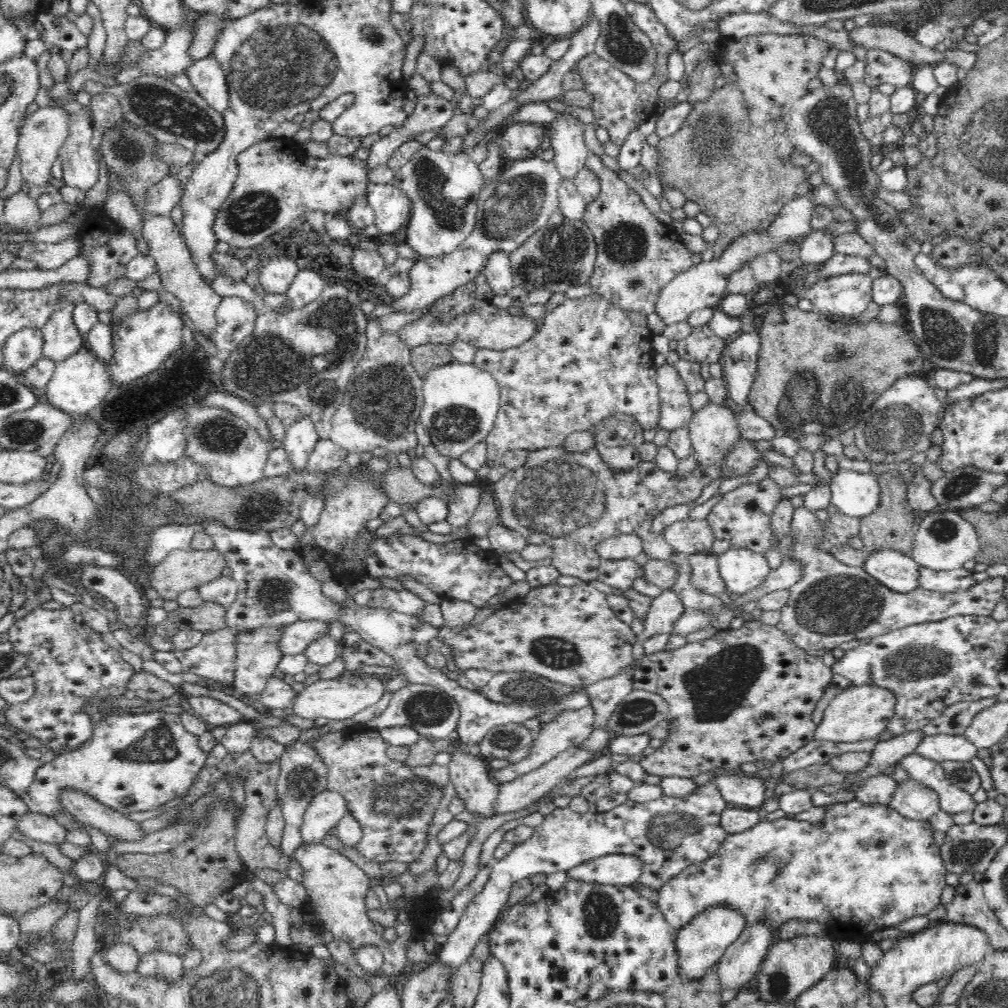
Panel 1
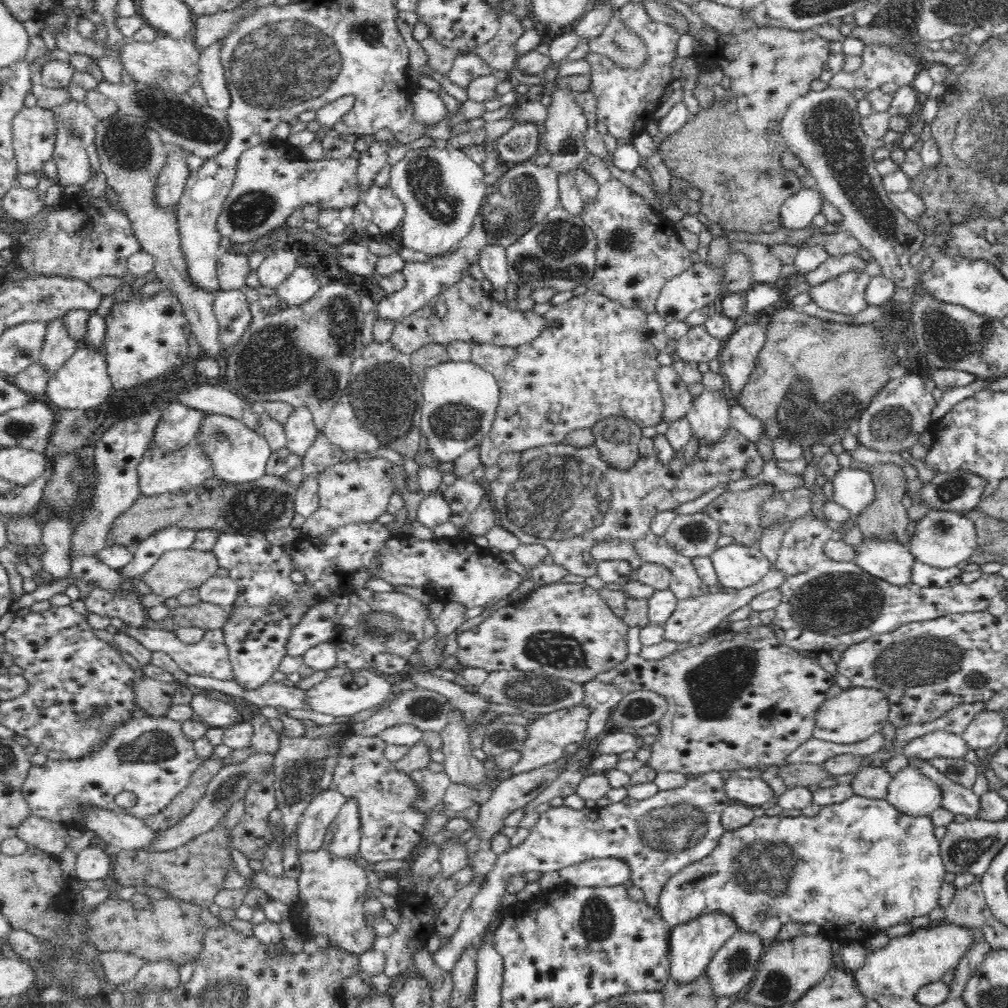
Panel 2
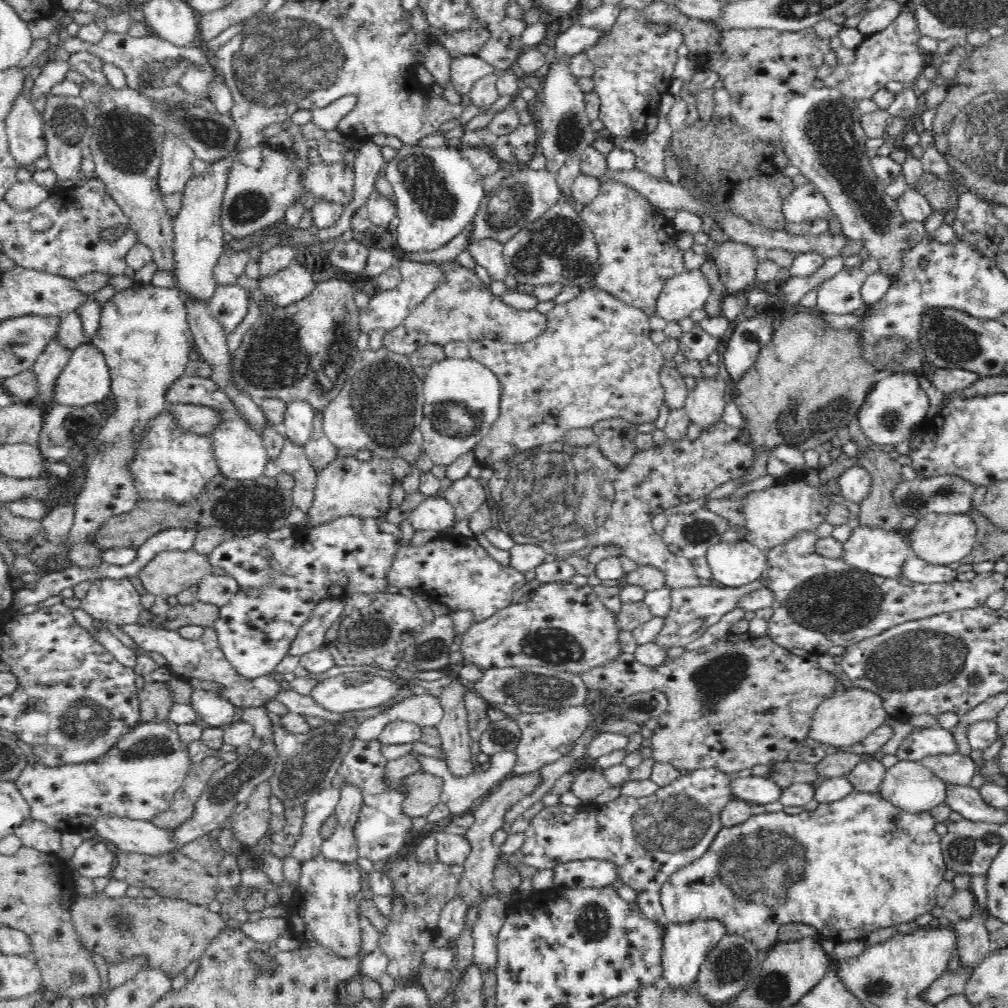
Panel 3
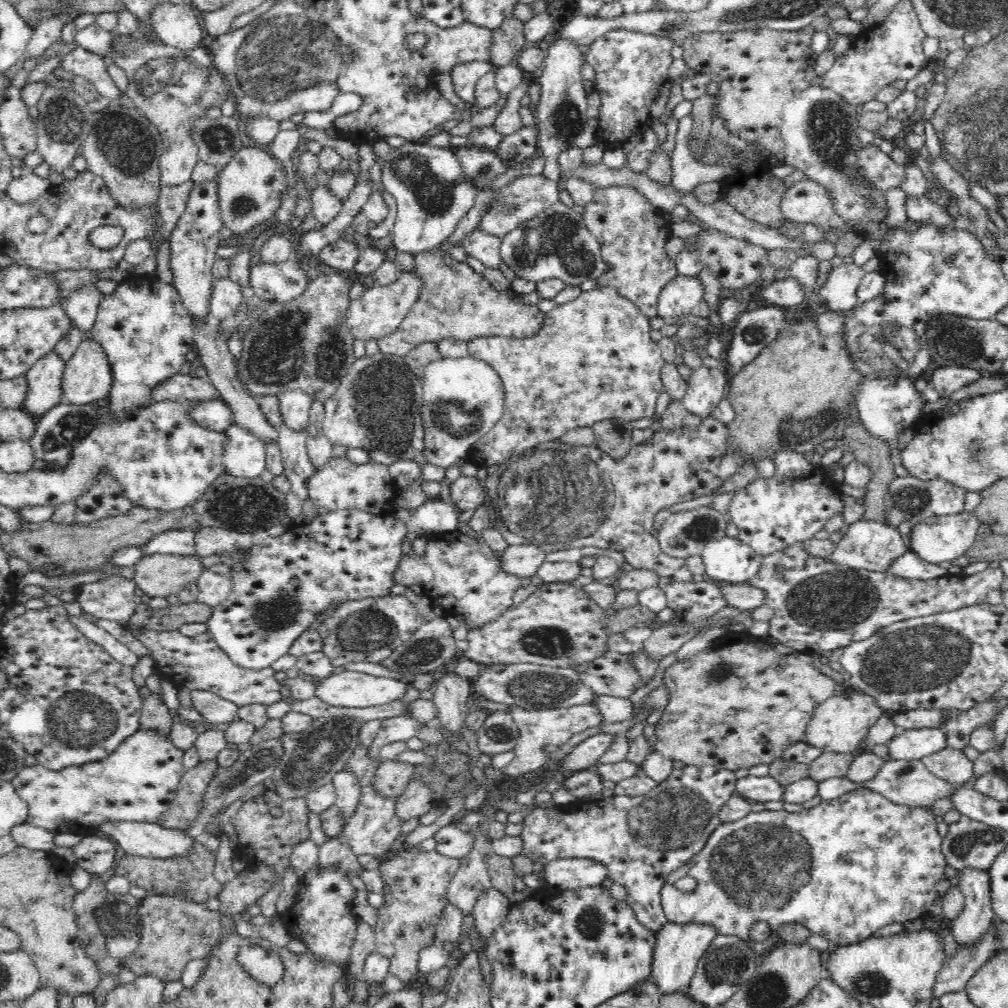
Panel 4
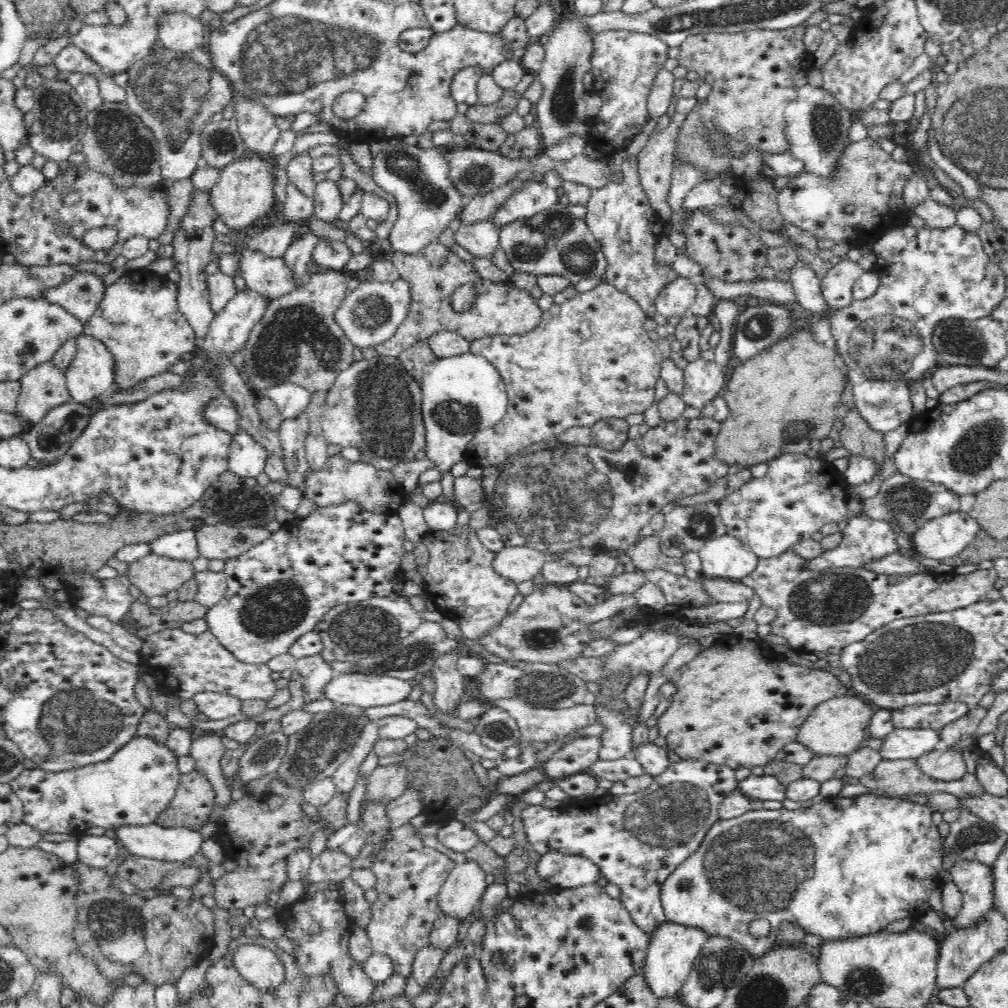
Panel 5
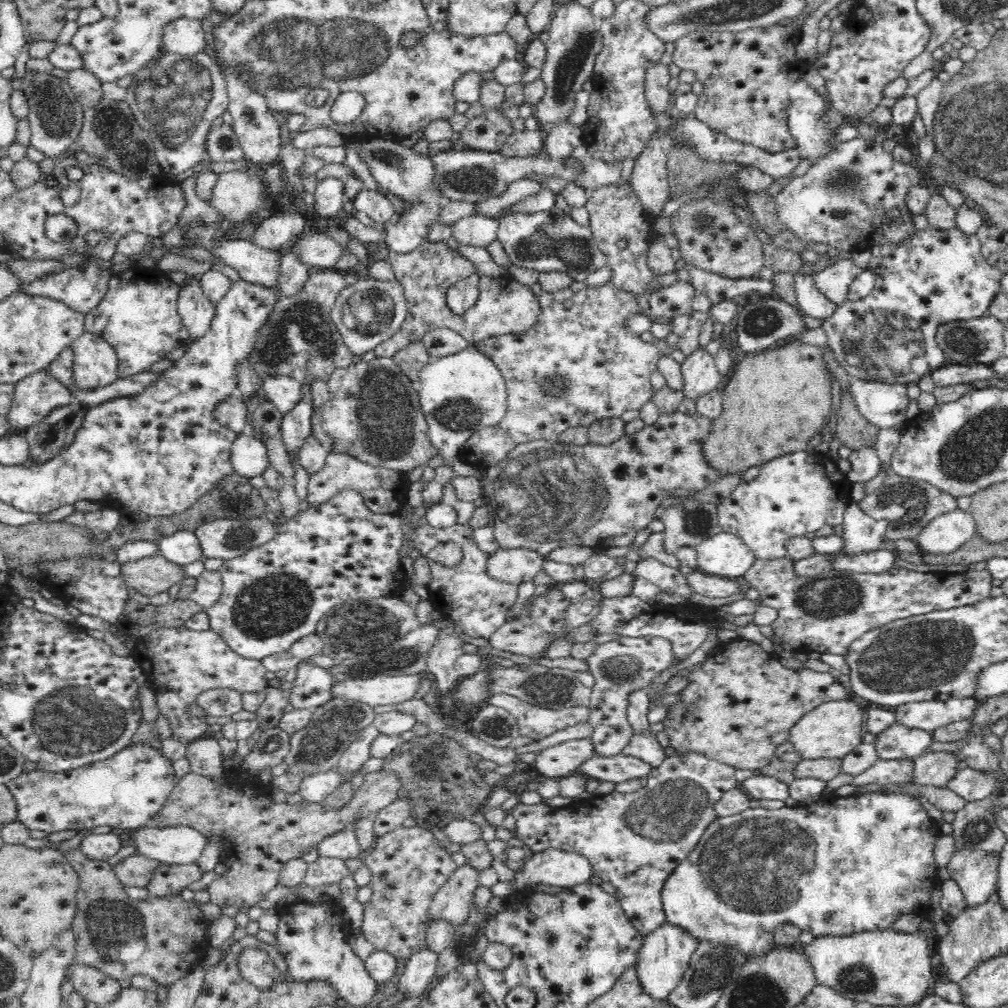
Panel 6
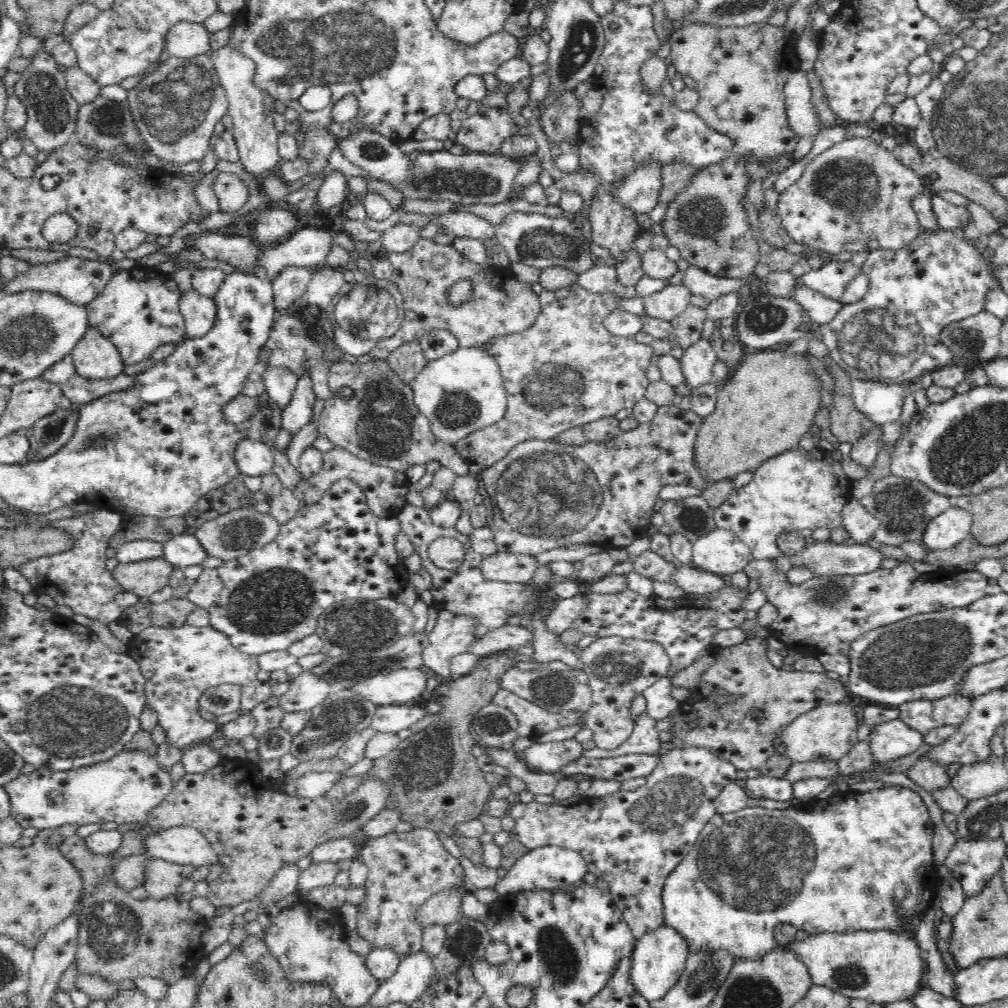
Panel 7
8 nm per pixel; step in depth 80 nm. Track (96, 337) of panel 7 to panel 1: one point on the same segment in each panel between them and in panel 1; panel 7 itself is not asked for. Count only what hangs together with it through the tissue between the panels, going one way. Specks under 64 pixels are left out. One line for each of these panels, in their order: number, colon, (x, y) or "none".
1: (79, 383)
2: (82, 382)
3: (85, 380)
4: (87, 378)
5: (90, 375)
6: (95, 364)

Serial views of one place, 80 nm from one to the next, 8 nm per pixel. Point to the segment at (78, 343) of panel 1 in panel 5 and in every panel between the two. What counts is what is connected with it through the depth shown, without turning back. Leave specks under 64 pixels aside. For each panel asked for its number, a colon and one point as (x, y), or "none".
2: (59, 346)
3: (49, 364)
4: (44, 378)
5: (43, 387)

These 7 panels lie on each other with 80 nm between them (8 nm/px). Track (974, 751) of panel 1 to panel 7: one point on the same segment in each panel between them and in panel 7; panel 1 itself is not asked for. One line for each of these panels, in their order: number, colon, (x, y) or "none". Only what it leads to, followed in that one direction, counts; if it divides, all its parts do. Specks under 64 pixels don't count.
2: (936, 744)
3: (935, 741)
4: (912, 744)
5: (902, 744)
6: (897, 742)
7: (891, 741)

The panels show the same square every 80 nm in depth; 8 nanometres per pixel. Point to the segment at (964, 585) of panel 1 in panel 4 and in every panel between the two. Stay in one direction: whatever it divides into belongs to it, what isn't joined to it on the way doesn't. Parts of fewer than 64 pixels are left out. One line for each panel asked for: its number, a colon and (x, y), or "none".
2: (923, 575)
3: (917, 570)
4: (910, 566)

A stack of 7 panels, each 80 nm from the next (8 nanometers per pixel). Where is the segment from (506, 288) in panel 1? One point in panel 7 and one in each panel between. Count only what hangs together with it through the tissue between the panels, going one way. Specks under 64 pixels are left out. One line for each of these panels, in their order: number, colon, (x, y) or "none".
2: (493, 261)
3: (489, 254)
4: (484, 247)
5: (481, 240)
6: (477, 231)
7: (463, 224)

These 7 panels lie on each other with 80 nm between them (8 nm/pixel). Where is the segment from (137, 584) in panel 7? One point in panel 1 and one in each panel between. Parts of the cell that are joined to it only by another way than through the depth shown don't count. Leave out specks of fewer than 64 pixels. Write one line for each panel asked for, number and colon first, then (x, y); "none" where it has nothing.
1: (182, 570)
2: (177, 570)
3: (169, 573)
4: (160, 575)
5: (155, 575)
6: (155, 574)

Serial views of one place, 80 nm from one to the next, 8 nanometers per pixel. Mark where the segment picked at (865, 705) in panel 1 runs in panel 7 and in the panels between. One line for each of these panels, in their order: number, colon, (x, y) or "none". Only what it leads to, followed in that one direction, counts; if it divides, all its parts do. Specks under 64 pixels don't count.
2: (858, 712)
3: (848, 718)
4: (840, 724)
5: (838, 726)
6: (831, 730)
7: (829, 731)

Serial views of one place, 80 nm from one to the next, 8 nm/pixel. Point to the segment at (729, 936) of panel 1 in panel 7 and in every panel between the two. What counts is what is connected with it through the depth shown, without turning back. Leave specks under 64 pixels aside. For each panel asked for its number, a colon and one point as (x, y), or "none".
2: (693, 945)
3: (686, 946)
4: (680, 947)
5: (674, 948)
6: (666, 953)
7: (659, 959)

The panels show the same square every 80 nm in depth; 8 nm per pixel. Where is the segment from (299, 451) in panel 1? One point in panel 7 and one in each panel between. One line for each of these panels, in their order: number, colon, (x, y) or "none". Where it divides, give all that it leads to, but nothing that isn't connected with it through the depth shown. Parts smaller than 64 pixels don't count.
2: (300, 431)
3: (298, 426)
4: (295, 406)
5: (292, 400)
6: (285, 392)
7: (280, 384)

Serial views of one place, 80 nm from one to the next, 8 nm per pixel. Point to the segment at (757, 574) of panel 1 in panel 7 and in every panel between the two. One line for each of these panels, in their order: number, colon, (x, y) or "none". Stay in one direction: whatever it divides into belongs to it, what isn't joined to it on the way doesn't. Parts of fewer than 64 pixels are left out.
2: (737, 566)
3: (735, 564)
4: (728, 560)
5: (726, 557)
6: (725, 555)
7: (721, 552)

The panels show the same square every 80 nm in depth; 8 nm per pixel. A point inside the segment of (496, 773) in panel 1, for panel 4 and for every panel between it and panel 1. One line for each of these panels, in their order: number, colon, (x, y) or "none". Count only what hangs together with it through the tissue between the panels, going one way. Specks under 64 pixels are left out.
2: (548, 737)
3: (542, 735)
4: (538, 729)

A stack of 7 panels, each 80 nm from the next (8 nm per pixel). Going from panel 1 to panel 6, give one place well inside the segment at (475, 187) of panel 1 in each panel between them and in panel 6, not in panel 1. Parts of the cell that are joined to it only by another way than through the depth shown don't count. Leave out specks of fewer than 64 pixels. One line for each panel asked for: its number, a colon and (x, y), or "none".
2: (442, 190)
3: (438, 192)
4: (433, 194)
5: (418, 178)
6: (410, 175)

